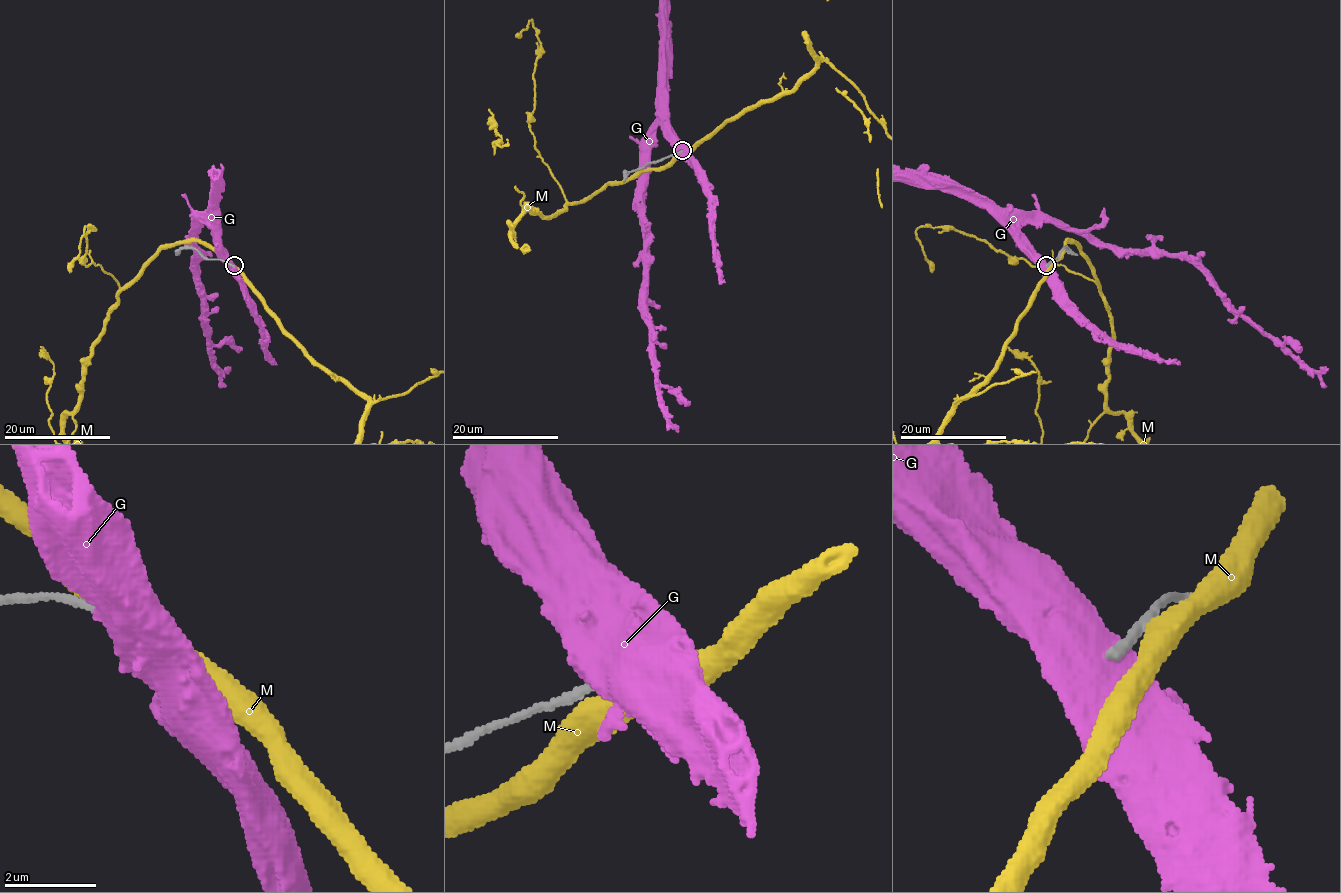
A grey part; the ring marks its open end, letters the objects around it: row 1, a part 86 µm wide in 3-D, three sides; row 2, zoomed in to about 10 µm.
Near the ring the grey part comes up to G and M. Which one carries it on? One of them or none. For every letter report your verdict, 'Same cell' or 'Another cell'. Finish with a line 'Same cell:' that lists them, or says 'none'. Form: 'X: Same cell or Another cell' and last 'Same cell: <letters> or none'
G: Another cell
M: Another cell
Same cell: none

